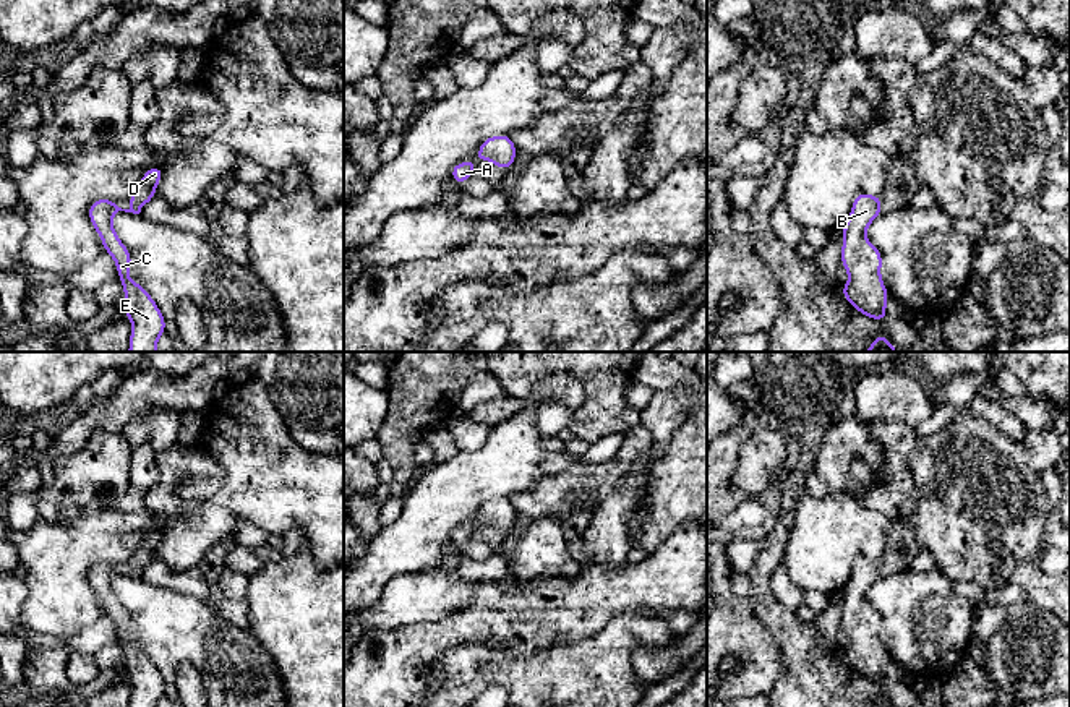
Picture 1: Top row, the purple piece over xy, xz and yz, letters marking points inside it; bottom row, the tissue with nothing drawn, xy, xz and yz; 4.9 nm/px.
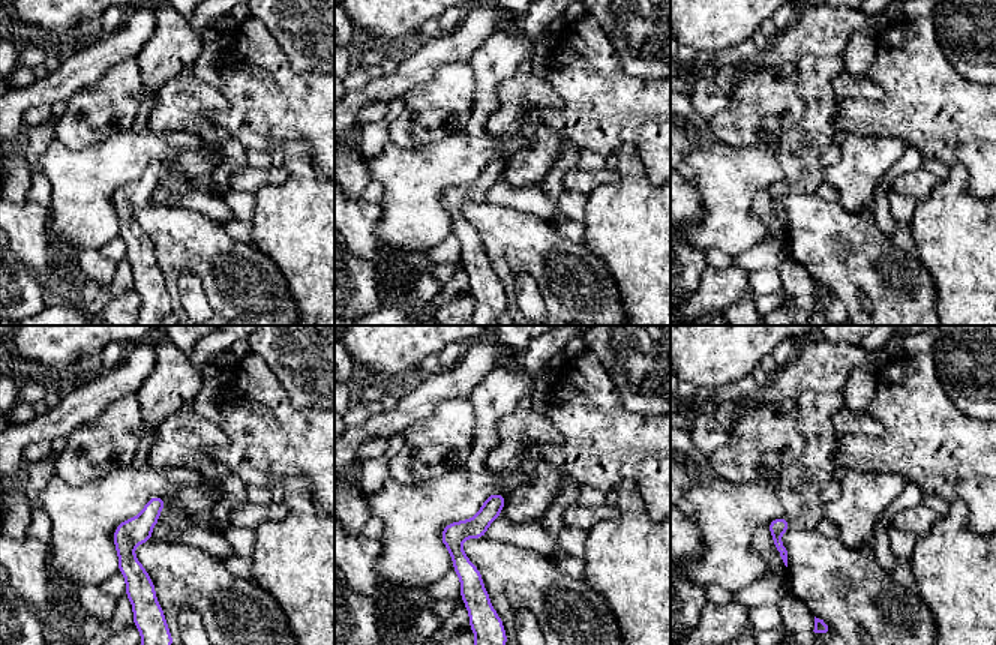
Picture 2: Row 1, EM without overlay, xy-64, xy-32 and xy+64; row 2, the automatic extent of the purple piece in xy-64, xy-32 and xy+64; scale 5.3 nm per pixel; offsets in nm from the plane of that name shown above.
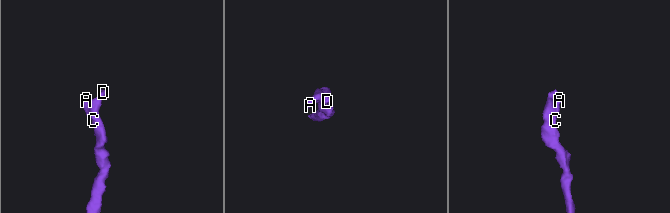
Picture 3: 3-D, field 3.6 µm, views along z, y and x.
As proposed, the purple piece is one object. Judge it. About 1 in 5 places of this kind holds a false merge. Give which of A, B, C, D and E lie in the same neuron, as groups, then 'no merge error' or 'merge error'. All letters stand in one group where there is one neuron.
A B C D E; no merge error

